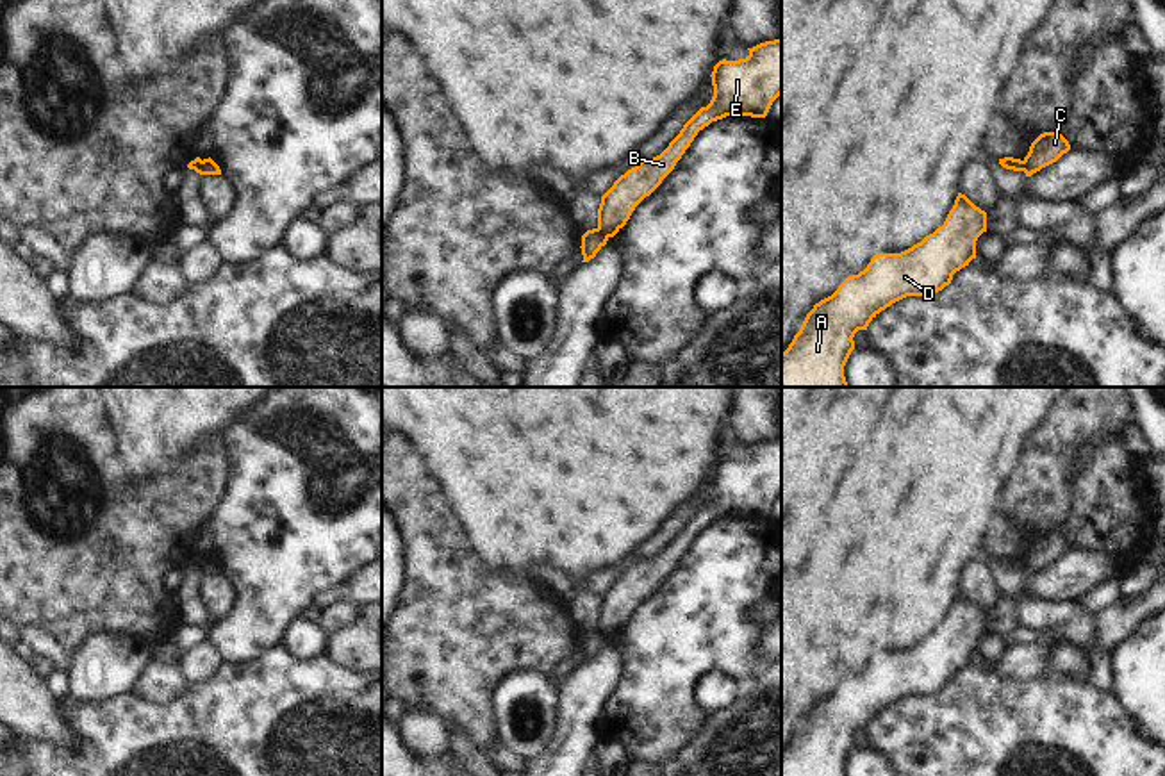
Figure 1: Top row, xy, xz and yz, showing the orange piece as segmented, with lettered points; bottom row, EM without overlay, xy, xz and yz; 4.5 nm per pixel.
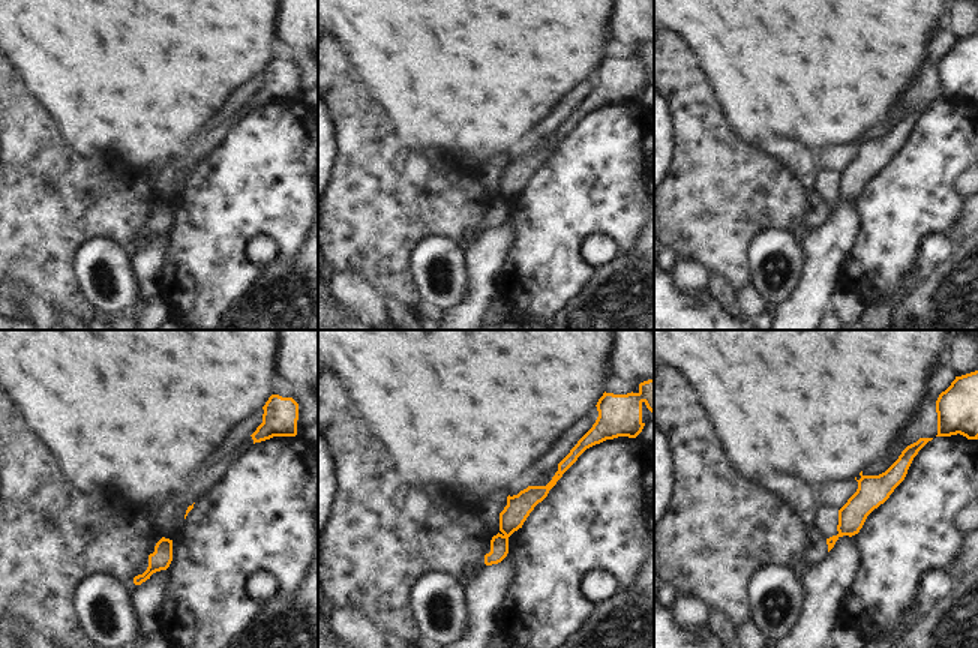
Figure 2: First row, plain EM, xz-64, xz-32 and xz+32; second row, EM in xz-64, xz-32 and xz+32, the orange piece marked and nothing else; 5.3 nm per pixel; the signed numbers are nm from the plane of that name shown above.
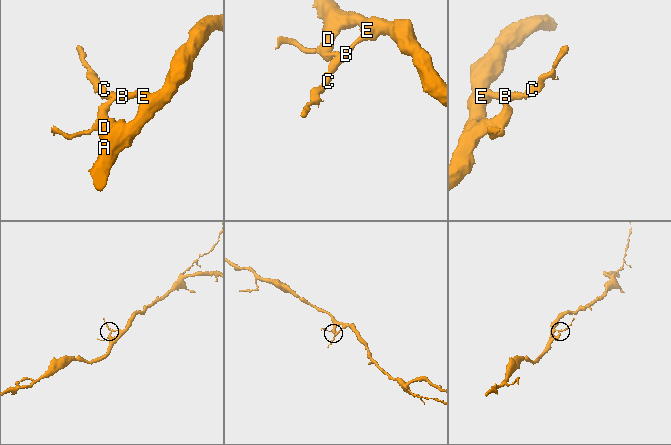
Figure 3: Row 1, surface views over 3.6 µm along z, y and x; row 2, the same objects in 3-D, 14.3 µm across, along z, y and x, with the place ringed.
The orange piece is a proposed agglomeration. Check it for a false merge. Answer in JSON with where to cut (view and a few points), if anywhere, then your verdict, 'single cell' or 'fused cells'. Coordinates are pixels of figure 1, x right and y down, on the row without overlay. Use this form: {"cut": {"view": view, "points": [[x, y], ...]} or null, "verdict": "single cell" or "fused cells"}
{"cut": {"view": "xz", "points": [[596, 628], [607, 637]]}, "verdict": "fused cells"}

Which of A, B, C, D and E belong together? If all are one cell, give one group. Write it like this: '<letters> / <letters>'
A B D E / C

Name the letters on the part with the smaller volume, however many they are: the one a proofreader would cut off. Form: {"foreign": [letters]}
{"foreign": ["C"]}

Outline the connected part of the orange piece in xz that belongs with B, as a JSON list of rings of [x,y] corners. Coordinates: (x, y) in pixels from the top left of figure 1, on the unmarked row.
[[[781,439],[765,441],[748,448],[749,455],[739,460],[719,460],[712,471],[714,496],[706,507],[701,507],[669,542],[669,546],[649,560],[640,560],[635,567],[621,574],[614,585],[601,596],[598,608],[598,630],[614,637],[630,619],[635,607],[649,596],[662,580],[674,569],[685,549],[690,546],[699,530],[712,521],[726,516],[765,517],[773,501],[781,494]]]

